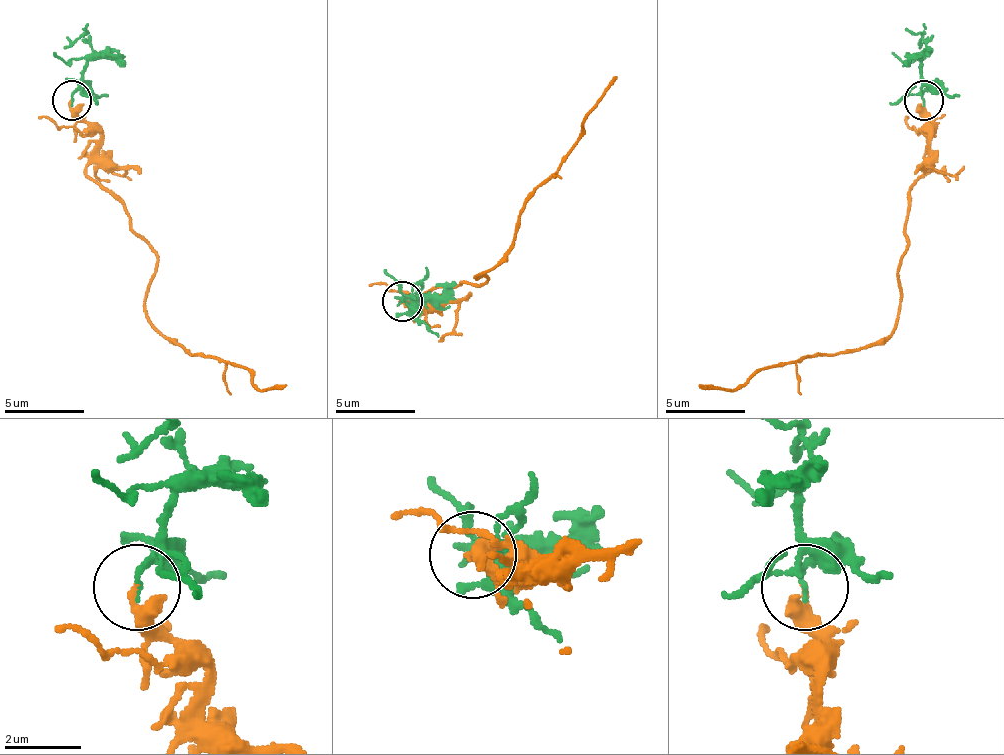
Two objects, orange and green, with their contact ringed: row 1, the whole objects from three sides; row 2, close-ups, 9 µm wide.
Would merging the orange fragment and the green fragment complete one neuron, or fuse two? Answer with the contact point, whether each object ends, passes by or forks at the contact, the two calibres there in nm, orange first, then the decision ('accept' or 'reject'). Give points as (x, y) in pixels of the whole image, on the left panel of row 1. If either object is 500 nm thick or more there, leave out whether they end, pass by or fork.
(71, 100) | orange passes by | green ends | 190/140 nm | accept

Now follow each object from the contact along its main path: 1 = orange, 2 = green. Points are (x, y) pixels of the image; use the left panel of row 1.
1: (70, 99), (86, 167), (158, 258), (146, 294), (154, 326), (190, 354), (234, 362), (261, 390), (285, 386)
2: (70, 99), (90, 47), (78, 39), (63, 47)

